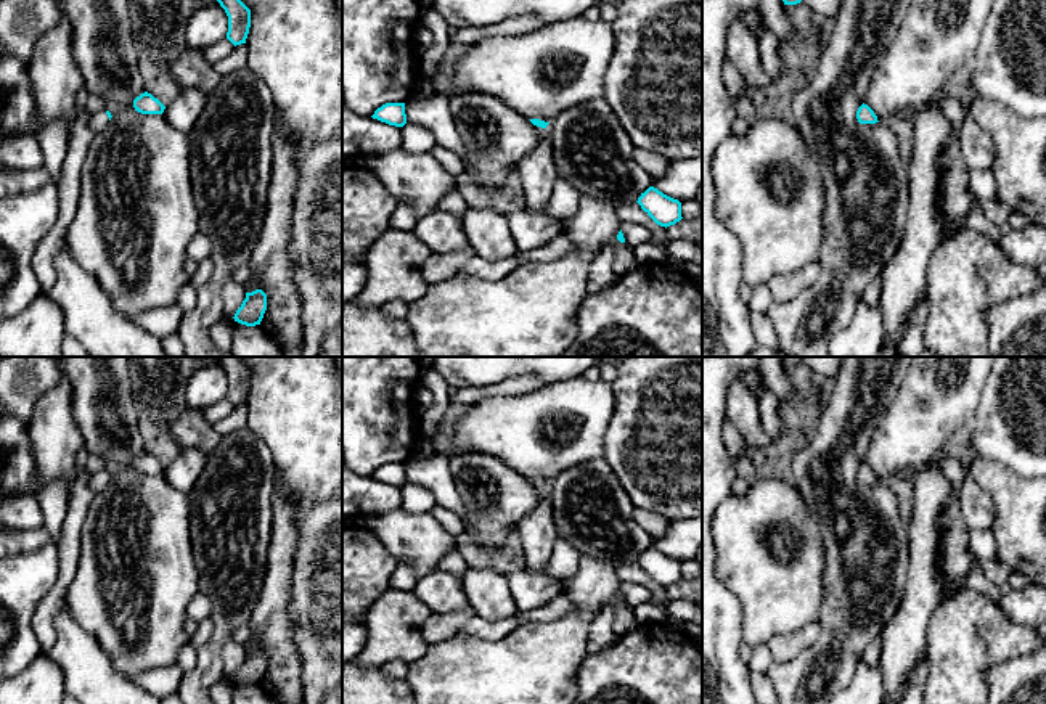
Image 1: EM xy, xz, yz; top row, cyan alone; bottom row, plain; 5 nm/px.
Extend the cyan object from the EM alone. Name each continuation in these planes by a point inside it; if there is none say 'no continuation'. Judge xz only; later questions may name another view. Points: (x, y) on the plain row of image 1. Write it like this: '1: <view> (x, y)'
1: xz (433, 473)

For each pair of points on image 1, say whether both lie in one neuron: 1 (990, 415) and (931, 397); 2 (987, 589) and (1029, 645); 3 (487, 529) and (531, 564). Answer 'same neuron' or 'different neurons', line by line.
1: different neurons
2: different neurons
3: different neurons

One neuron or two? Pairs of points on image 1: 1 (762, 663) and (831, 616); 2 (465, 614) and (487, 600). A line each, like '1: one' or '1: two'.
1: two
2: two

